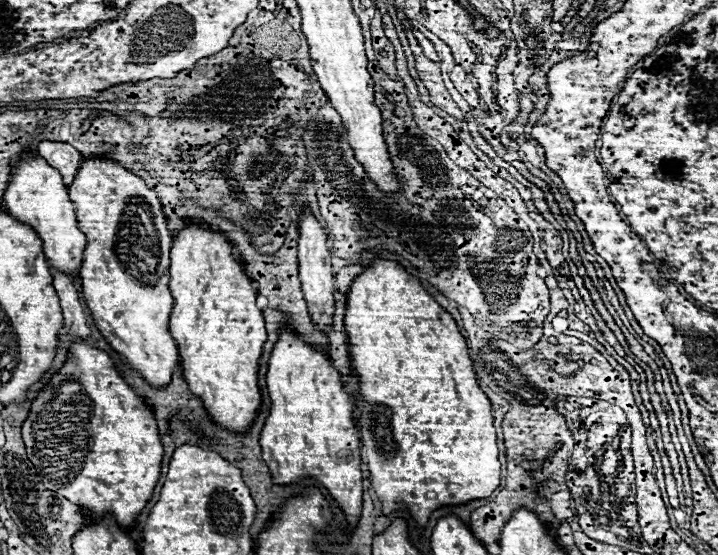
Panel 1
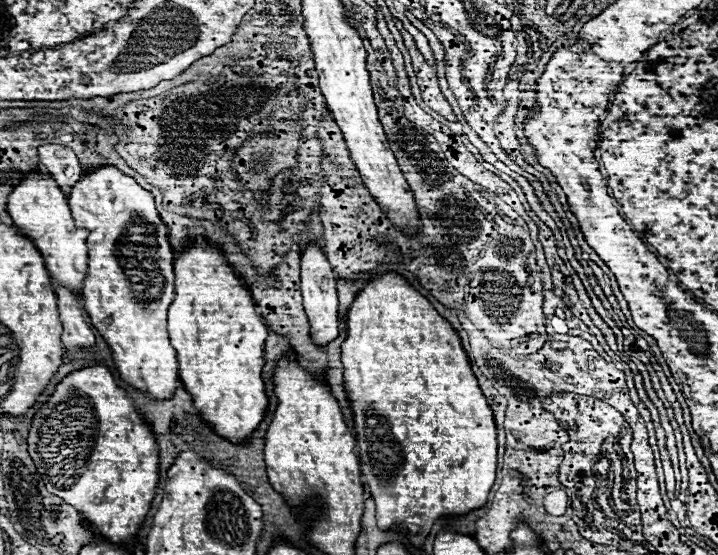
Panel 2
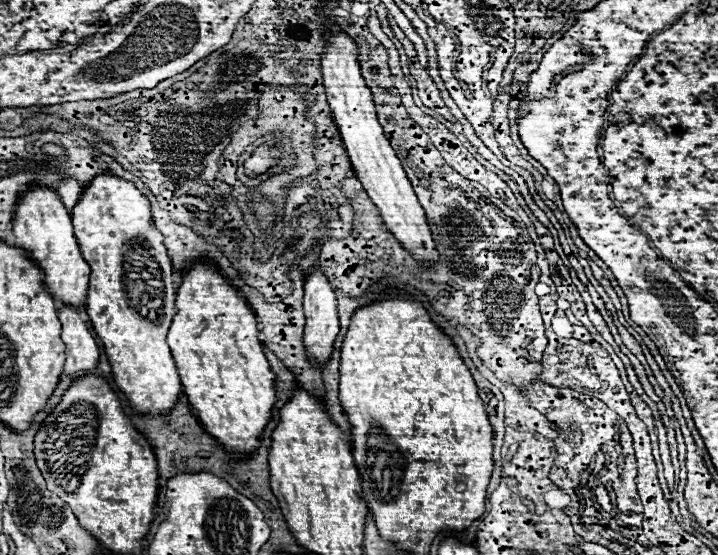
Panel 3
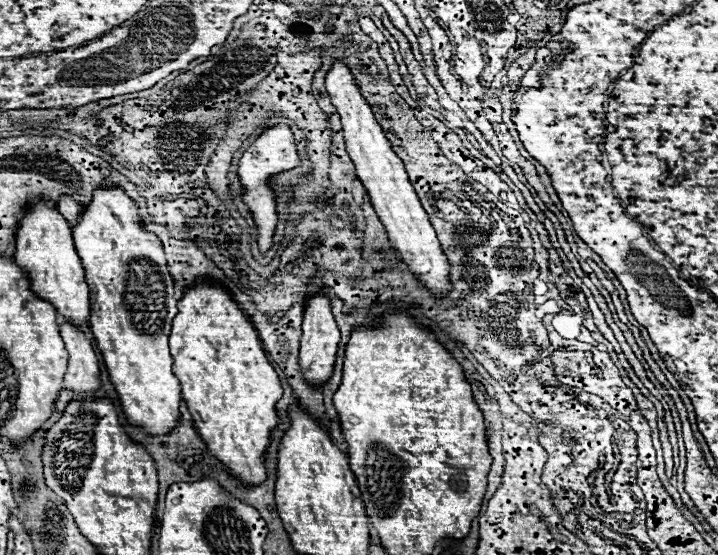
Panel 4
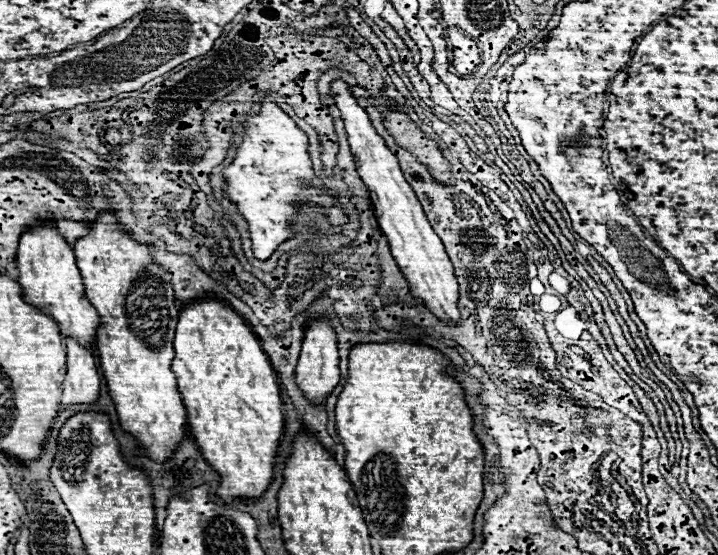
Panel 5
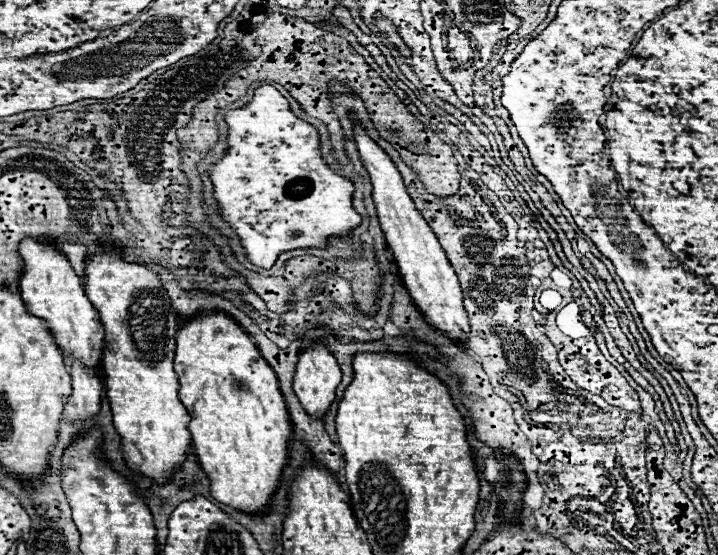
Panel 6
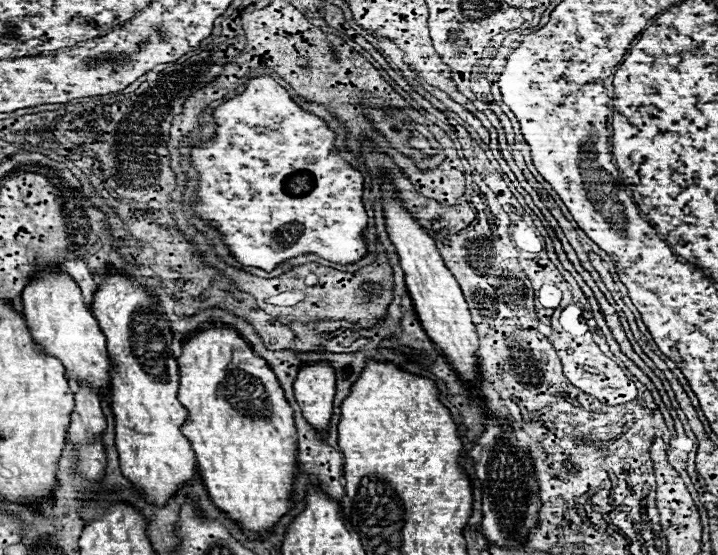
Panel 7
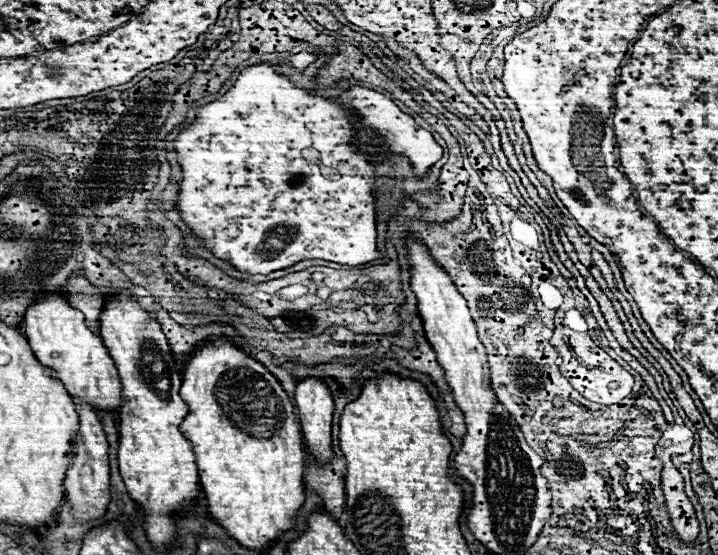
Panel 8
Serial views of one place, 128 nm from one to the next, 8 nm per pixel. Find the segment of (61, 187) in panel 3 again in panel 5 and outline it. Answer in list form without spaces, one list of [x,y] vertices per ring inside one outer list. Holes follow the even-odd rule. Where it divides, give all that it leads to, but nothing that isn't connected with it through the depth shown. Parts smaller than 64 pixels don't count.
[[[60,220],[60,222],[58,222],[58,228],[60,228],[60,232],[66,236],[66,240],[68,240],[70,246],[74,246],[74,242],[76,242],[80,236],[84,236],[84,232],[86,232],[86,224],[76,222],[76,220]]]

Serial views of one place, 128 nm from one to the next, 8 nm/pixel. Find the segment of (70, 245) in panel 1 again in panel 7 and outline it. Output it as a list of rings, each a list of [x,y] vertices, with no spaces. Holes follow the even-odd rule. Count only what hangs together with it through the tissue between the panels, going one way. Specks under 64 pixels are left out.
[[[50,268],[38,272],[38,276],[34,276],[22,292],[22,306],[22,312],[38,348],[62,360],[66,376],[70,380],[84,380],[96,390],[110,386],[106,336],[102,334],[96,318],[92,316],[92,310],[84,304],[80,286],[72,280],[72,276]]]

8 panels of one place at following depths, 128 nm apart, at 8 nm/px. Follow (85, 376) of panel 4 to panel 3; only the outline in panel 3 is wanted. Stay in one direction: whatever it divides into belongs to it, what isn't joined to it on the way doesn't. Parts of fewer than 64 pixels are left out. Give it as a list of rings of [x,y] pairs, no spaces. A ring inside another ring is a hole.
[[[68,304],[60,306],[58,316],[62,322],[62,340],[66,344],[64,374],[94,368],[98,364],[100,350],[88,326],[82,322],[78,312]]]

